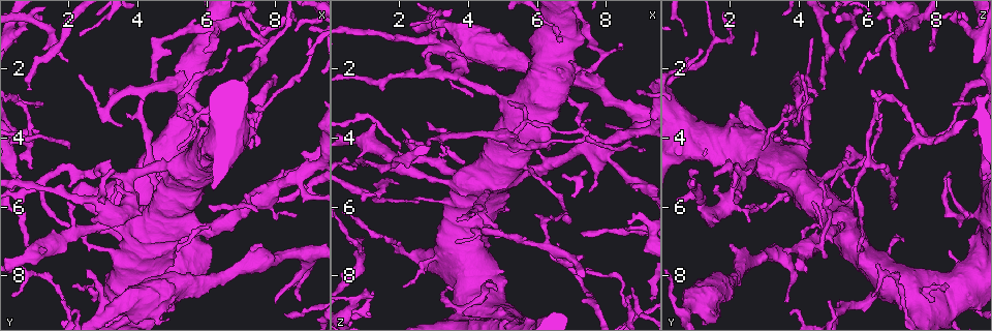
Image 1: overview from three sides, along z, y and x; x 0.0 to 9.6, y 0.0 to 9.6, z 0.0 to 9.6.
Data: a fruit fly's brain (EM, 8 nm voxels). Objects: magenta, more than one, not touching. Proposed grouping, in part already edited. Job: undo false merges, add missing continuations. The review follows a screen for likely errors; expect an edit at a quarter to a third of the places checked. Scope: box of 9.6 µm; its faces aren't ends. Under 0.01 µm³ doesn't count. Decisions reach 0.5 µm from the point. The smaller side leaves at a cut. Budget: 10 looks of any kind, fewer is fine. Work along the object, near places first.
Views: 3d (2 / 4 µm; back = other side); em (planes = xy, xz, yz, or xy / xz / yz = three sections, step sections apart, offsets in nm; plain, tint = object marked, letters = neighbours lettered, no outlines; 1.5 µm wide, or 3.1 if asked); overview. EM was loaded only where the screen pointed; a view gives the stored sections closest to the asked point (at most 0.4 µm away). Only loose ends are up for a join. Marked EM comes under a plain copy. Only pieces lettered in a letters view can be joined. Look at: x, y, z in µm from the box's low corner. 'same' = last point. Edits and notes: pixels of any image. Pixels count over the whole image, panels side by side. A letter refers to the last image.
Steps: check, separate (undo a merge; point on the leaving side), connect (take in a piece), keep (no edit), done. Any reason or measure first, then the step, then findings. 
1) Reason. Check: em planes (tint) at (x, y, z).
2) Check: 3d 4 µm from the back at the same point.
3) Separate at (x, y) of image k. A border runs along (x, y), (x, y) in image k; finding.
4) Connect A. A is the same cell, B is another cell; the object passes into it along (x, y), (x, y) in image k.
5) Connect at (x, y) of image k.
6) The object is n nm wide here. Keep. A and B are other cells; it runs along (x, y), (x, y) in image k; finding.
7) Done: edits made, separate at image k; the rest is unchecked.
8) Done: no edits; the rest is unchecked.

Check: 3d 4 µm from the back at (7.25, 3.40, 4.05).

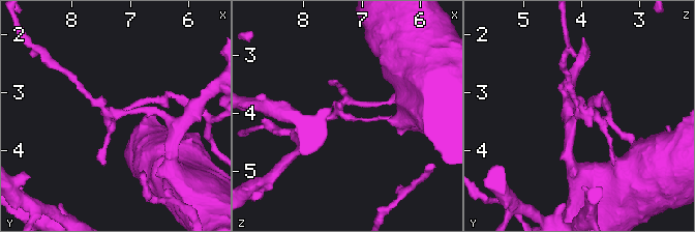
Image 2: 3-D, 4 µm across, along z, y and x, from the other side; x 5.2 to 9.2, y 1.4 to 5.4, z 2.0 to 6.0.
Check: em planes (tint) at (7.25, 3.35, 4.10).

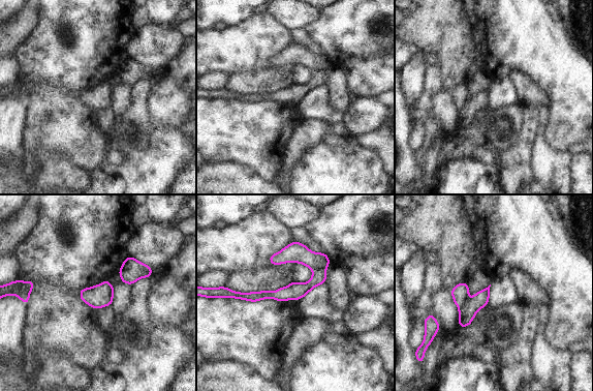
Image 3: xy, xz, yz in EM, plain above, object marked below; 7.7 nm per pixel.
See the neighbours. Check: em planes (letters) at the same point.

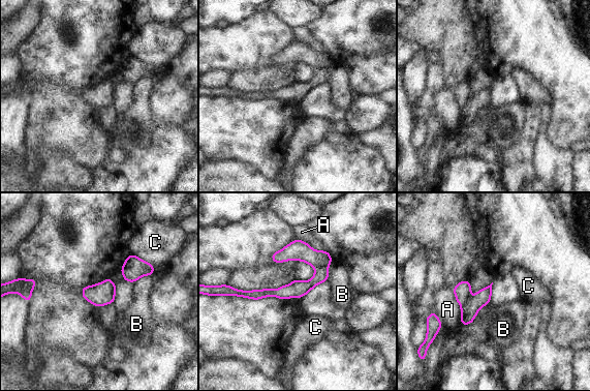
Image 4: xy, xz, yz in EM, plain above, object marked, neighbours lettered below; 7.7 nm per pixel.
The object is 110 nm wide here. Separate at (298, 249) of image 4. A, B and C are other cells; a border runs along (327, 266), (315, 269) in image 4; two neurons meet here.

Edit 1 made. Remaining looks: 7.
Branch stops here. Check: 3d 2 µm from the back at (7.25, 6.10, 6.75).

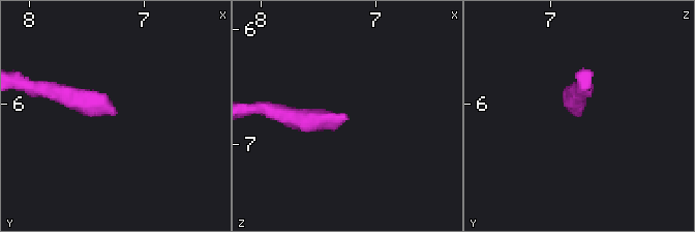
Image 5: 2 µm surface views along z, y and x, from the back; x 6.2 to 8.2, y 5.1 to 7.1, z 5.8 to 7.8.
Need the tissue. Check: em planes (letters) at (7.28, 6.08, 6.74).

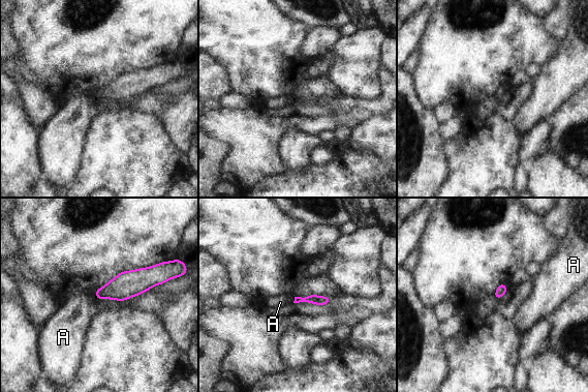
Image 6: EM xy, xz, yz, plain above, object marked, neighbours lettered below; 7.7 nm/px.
The longest contact is with A, 50 nm. Keep. A is another cell; a border runs along (295, 297), (292, 302) in image 6; no lettered piece goes on from it.

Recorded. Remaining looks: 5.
Check: 3d 4 µm at (4.60, 5.80, 5.50).

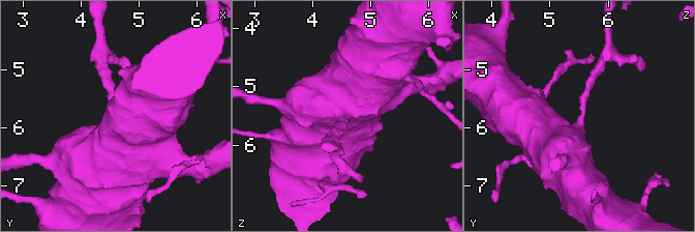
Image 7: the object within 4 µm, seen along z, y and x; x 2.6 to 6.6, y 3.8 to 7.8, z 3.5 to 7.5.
Now the EM. Check: em xz step 8 (tint) at (4.55, 5.80, 5.55).

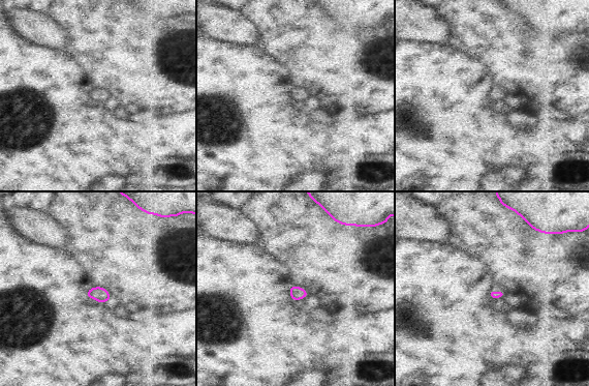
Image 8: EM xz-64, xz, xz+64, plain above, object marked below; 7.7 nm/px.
Cut it another way. Check: em planes (letters) at the same point.

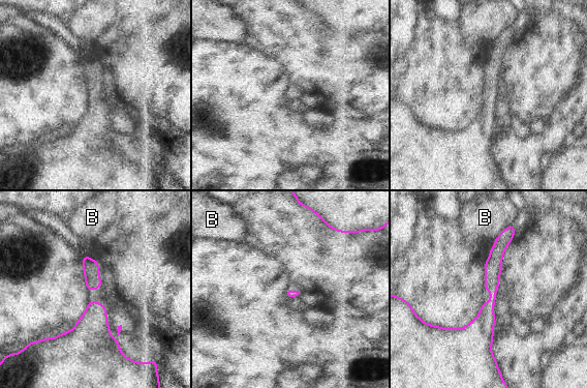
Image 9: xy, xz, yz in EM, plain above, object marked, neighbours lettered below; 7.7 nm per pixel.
The object is 50 nm wide here. Keep. B is another cell; a border runs along (501, 232), (495, 240) in image 9; continuous, no second neuron.

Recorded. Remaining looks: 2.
Branch stops here. Check: em planes (letters) at (2.75, 6.45, 1.70).

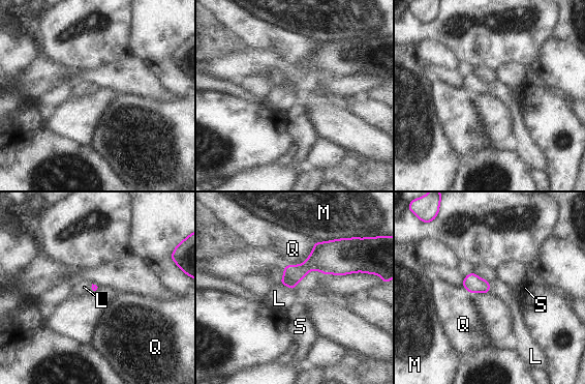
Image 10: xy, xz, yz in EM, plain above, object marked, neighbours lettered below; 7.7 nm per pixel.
The longest contact is with Q, 320 nm. Connect L. L is the same cell, M, Q and S are other cells; the object passes into it along (293, 274), (286, 285), (279, 298) in image 10; it goes on there.

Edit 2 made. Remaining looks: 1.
Done: edits made, separate at image 4, connect at image 10; the rest is unchecked.

